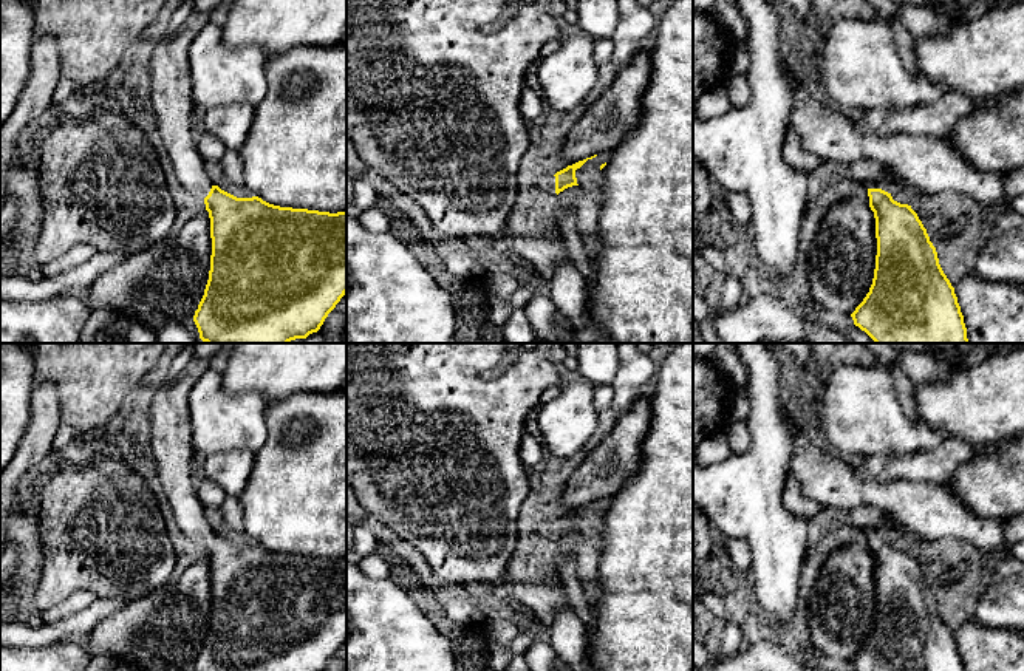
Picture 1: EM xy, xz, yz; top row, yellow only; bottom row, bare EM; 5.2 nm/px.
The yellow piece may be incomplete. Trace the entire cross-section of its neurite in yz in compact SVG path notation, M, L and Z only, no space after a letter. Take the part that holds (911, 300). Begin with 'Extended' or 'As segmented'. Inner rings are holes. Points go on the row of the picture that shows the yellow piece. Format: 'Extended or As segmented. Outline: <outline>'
Extended. Outline: M886 173L866 186L876 218L877 255L869 292L851 314L854 325L876 343L968 343L954 288L939 264L936 247L911 206L893 199L891 184Z

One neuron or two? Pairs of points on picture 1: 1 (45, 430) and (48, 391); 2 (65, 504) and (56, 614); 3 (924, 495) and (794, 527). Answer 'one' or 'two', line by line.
1: one
2: two
3: two

